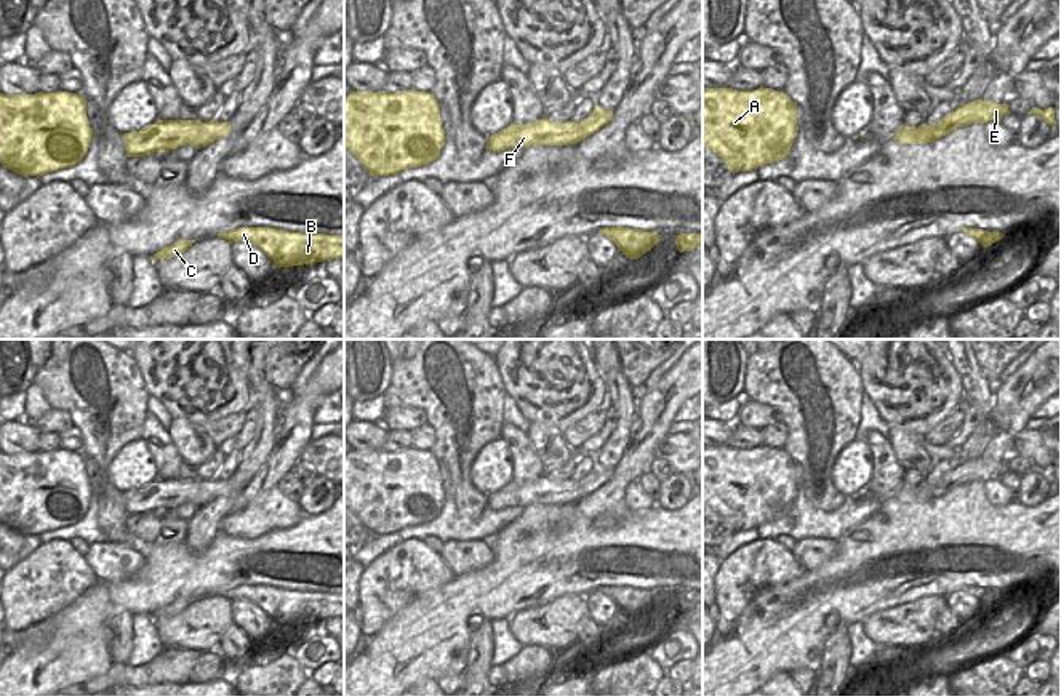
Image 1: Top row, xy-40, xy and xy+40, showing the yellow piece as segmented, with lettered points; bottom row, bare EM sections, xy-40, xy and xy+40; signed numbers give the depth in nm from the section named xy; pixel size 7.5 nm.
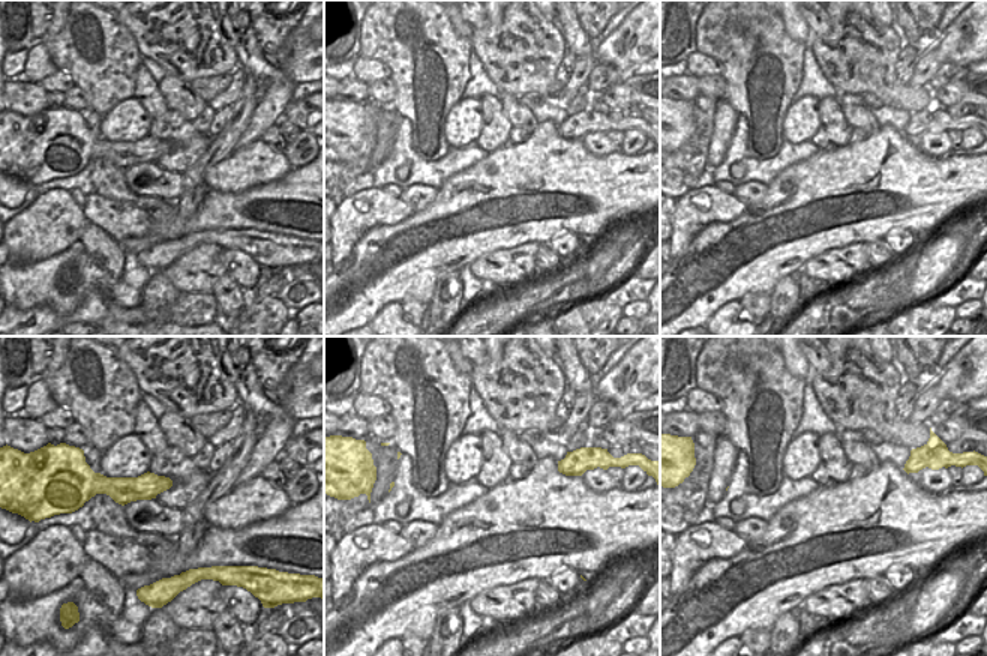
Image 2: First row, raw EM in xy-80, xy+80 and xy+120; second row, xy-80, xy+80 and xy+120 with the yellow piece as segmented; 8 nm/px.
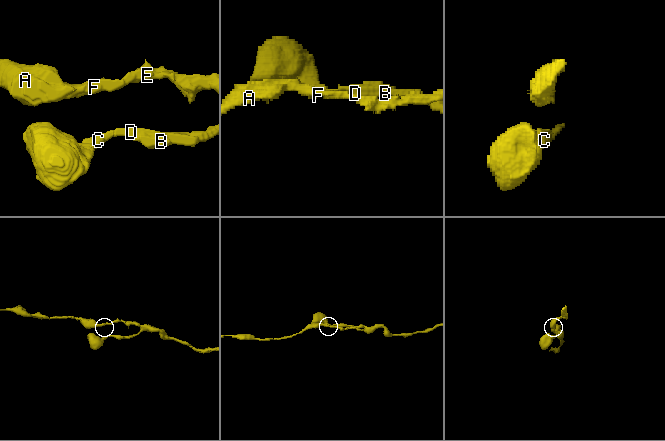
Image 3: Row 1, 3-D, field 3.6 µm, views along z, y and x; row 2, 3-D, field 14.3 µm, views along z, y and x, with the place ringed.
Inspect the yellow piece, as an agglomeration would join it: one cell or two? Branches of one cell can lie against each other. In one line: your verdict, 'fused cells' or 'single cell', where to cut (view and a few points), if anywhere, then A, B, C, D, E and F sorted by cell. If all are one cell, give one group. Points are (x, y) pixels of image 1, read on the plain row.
single cell; no cut; A B C D E F

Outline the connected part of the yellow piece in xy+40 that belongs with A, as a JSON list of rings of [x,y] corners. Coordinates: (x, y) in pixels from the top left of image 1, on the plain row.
[[[703,446],[703,506],[722,515],[733,533],[786,517],[797,490],[797,462],[784,450]]]

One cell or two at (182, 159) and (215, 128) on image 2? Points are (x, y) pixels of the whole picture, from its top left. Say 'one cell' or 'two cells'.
two cells

